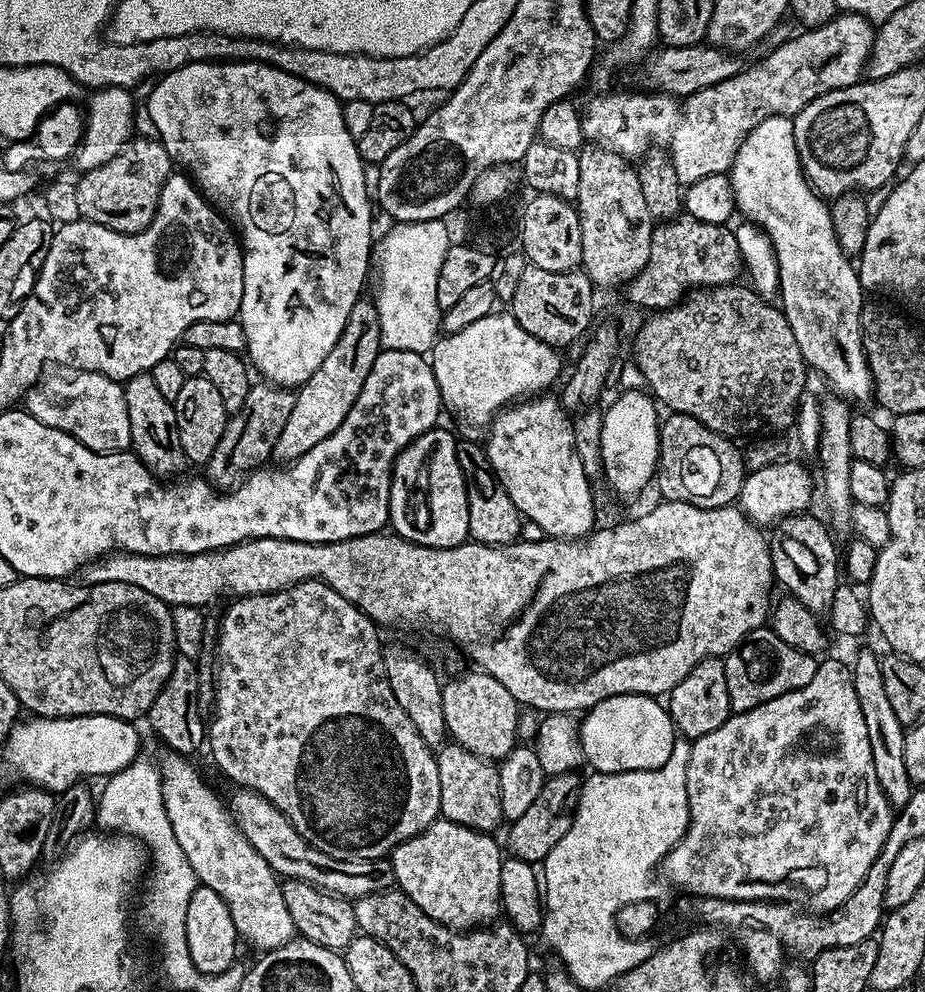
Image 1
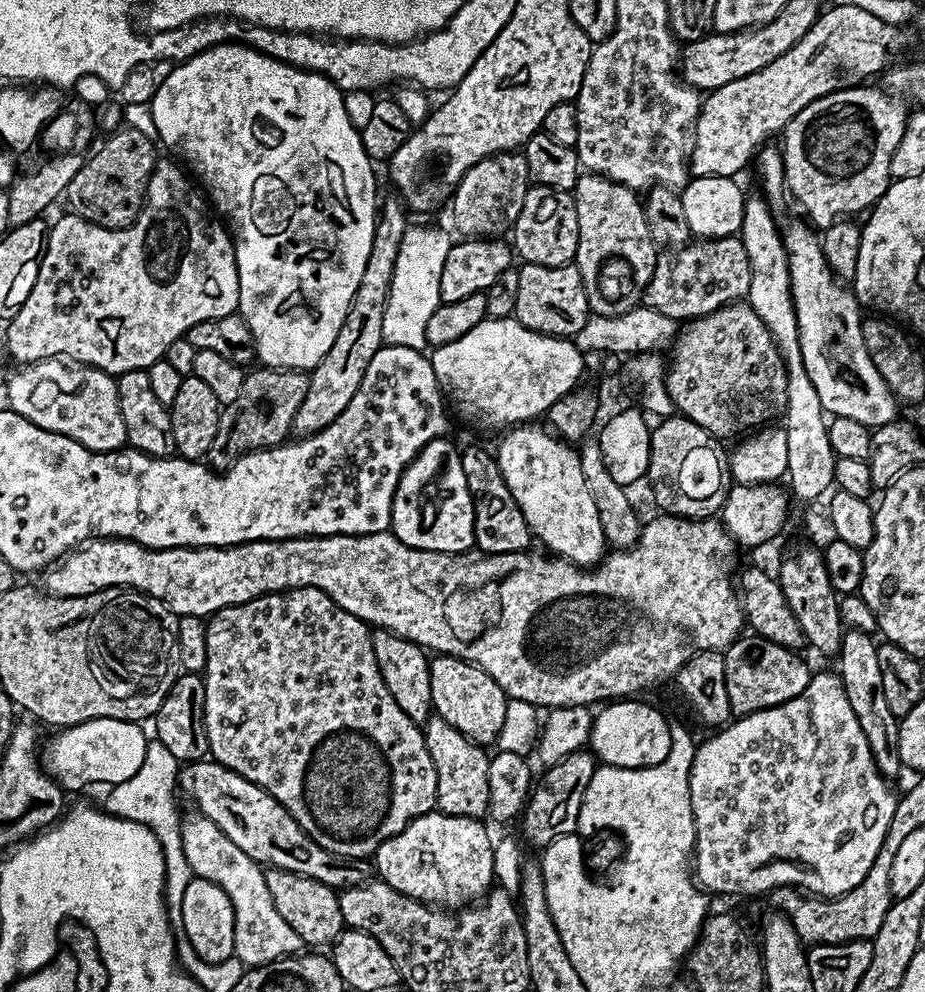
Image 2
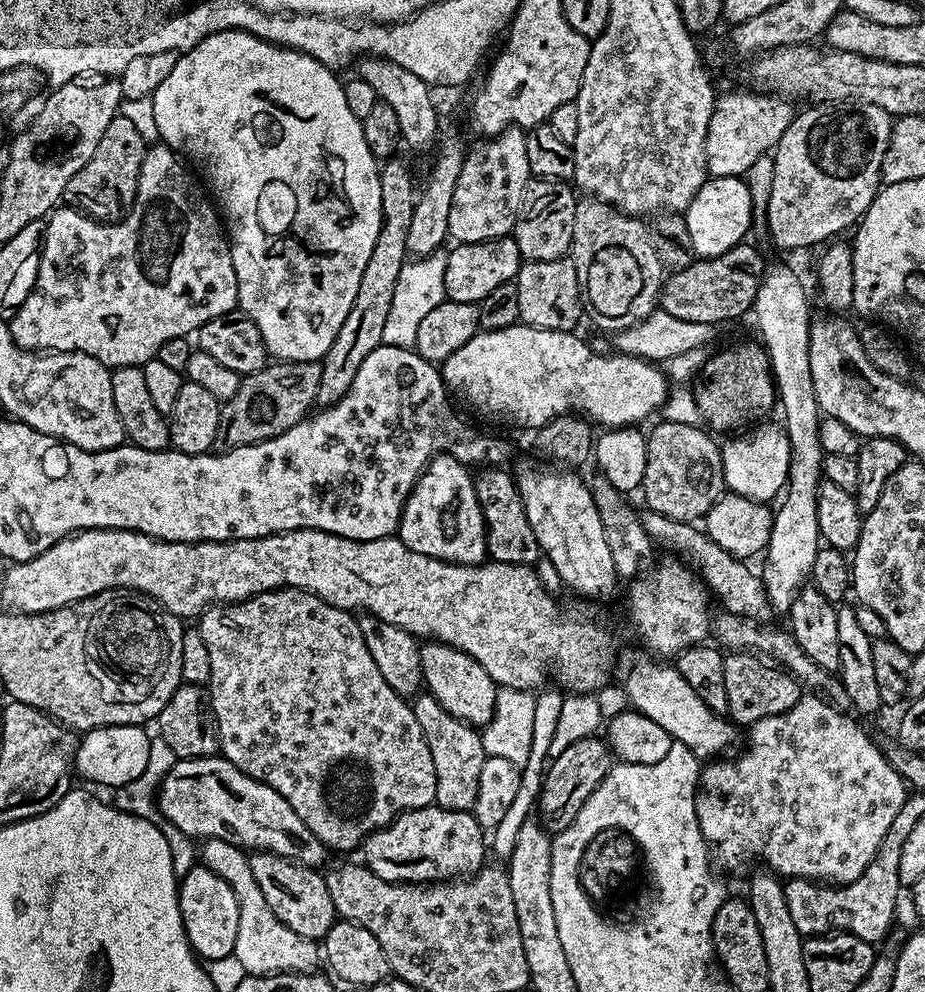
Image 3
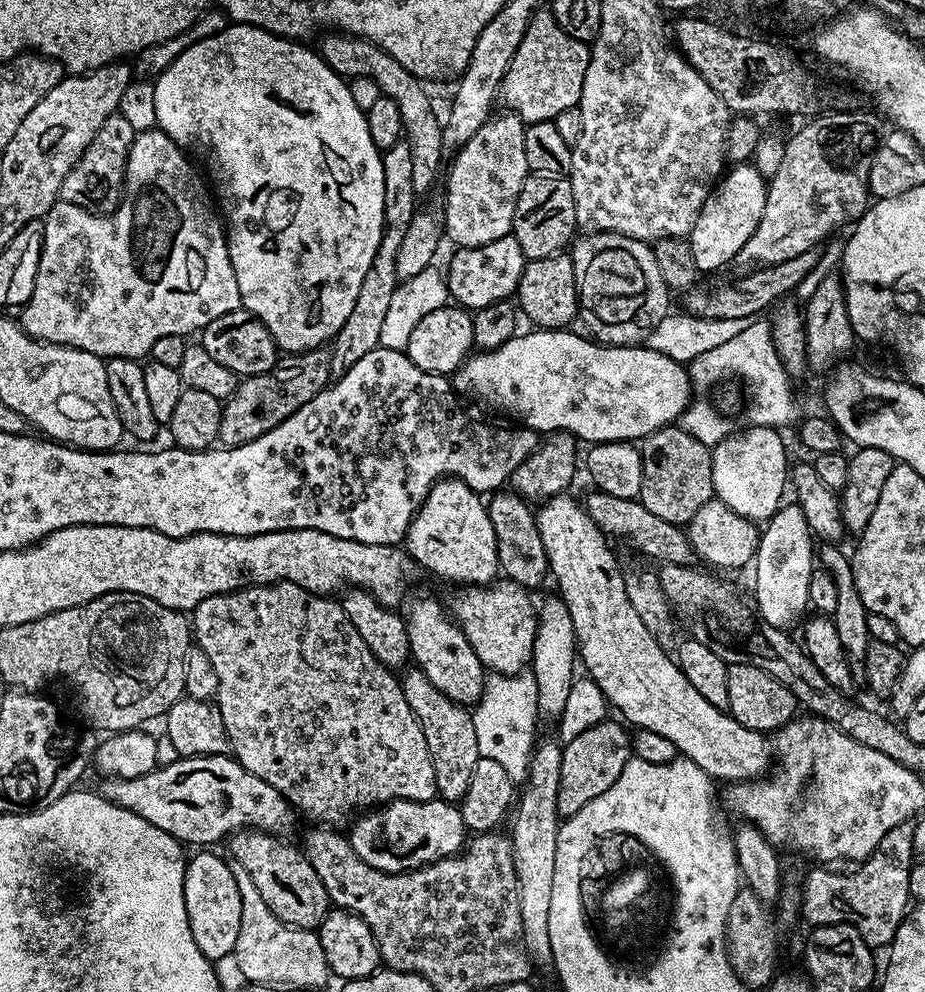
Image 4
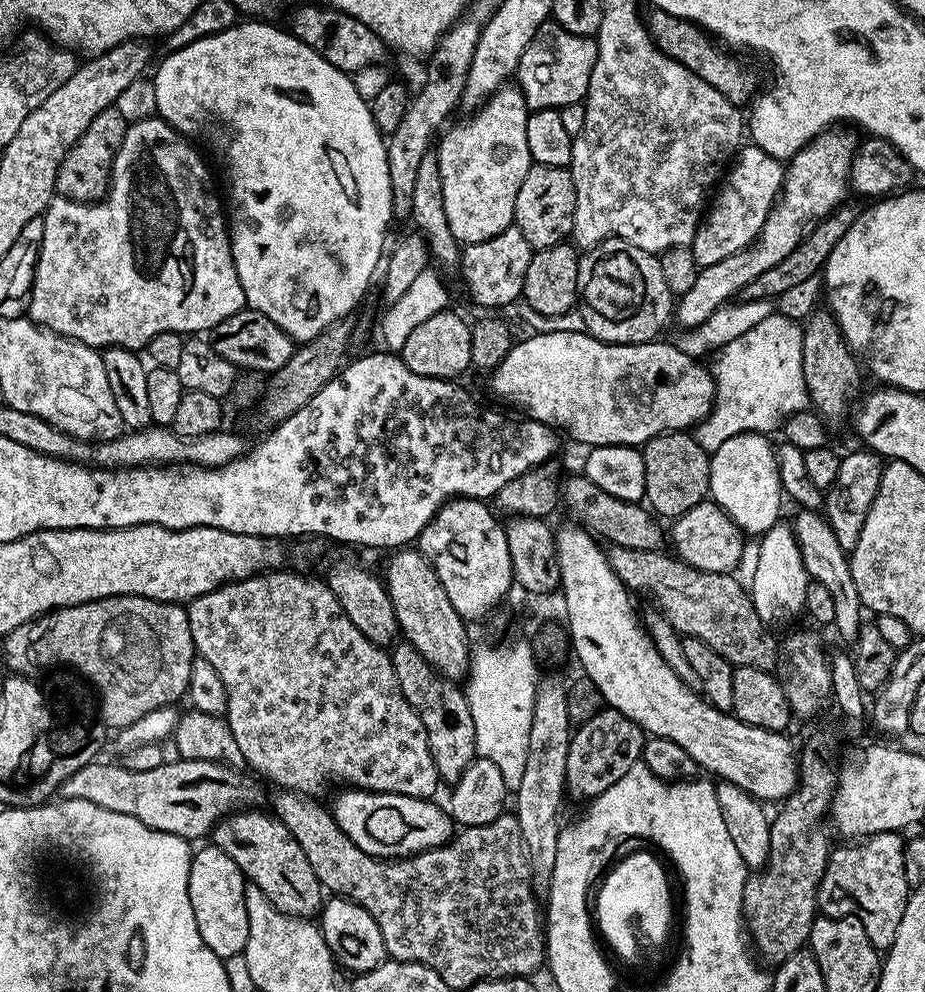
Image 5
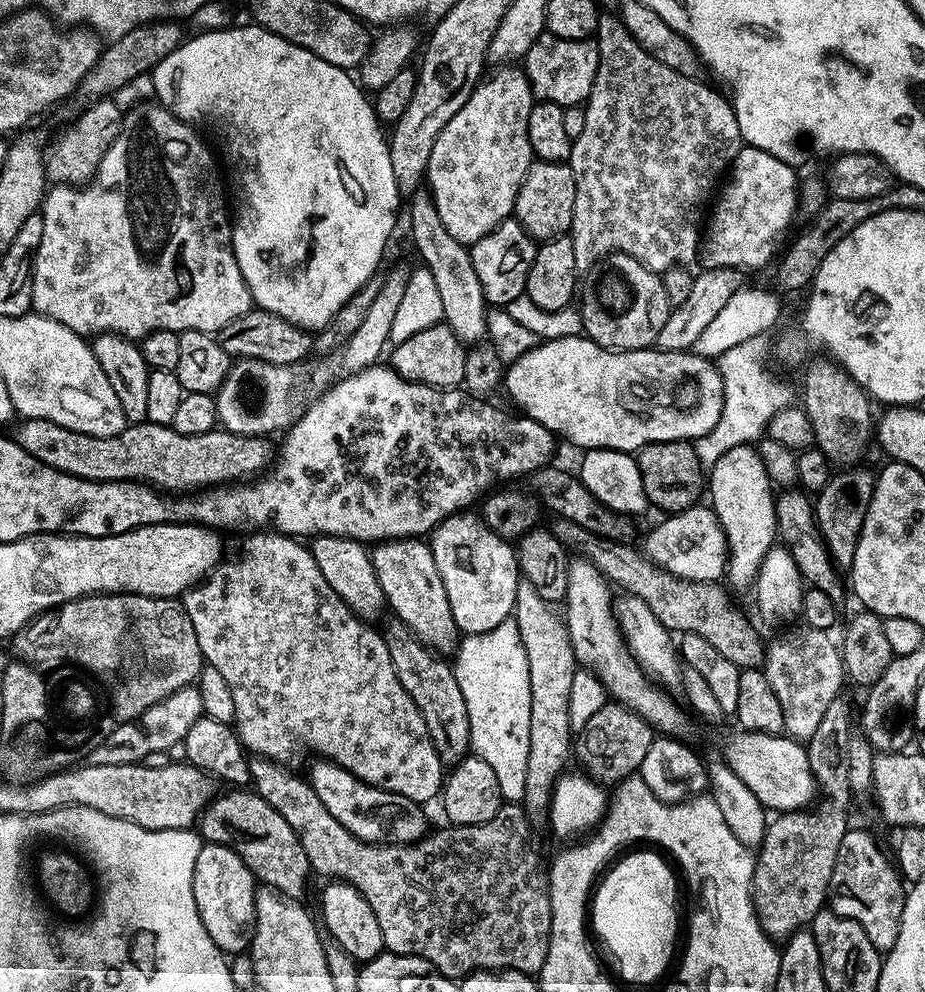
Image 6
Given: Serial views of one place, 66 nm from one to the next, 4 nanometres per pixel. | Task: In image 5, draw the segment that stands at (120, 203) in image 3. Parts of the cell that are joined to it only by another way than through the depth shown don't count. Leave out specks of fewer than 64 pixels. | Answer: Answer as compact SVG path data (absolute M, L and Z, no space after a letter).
M115 106L102 110L94 122L78 138L78 142L62 160L56 179L56 196L73 200L79 204L94 204L108 194L108 185L112 183L112 163L118 154L118 146L122 146L122 138L126 138L129 123Z

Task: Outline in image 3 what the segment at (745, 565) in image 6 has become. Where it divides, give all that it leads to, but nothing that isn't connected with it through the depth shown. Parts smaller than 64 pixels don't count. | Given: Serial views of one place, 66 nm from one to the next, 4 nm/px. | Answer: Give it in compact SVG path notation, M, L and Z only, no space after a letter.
M762 422L721 445L725 487L737 496L767 503L785 489L788 482L790 458L789 436L779 424Z

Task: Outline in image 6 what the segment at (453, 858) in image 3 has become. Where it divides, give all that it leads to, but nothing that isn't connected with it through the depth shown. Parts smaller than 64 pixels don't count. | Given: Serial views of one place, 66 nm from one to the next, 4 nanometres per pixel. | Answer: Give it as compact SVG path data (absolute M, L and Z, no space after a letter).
M323 758L313 759L313 764L306 771L308 785L322 798L322 806L367 844L415 844L423 840L430 825L424 817L425 809L415 804L410 798L402 798L402 794L387 792L381 788L362 782L350 770L338 766L332 760Z

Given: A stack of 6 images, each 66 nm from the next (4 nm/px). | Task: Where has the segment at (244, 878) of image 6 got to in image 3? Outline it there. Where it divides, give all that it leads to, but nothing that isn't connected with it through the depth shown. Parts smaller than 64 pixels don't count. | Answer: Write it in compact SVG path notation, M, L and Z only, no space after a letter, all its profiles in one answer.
M193 866L179 881L178 887L182 922L193 953L204 962L233 955L234 942L238 938L238 898L234 898L234 890L230 890L228 883L222 878L218 878L218 874L214 874L214 870L203 866Z

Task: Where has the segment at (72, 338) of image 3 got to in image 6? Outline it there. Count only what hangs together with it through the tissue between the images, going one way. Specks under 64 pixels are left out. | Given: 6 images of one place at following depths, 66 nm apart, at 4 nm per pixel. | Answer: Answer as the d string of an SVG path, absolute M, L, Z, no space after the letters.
M144 102L144 103L141 103L141 104L140 104L140 105L139 105L139 106L135 106L135 107L131 107L131 108L129 108L129 109L127 109L127 111L125 111L125 112L124 112L124 113L123 113L123 116L122 116L122 119L121 119L121 122L120 122L120 129L119 129L119 130L118 130L118 138L114 138L114 142L113 142L113 143L112 143L112 145L111 145L111 146L110 146L110 150L106 150L106 154L105 154L105 155L104 155L104 157L103 157L103 158L102 158L102 162L101 162L101 163L100 163L100 165L99 165L99 166L98 166L98 170L97 170L97 171L96 171L96 175L95 175L95 176L93 176L93 177L92 177L92 179L91 179L91 180L89 180L89 181L88 181L88 183L87 183L87 184L85 184L85 185L83 185L83 186L52 186L52 187L49 187L49 188L48 188L48 189L47 189L47 192L46 192L46 195L45 195L45 197L44 197L44 203L43 203L43 205L42 205L42 215L43 215L43 217L44 217L44 225L43 225L43 226L42 226L42 242L41 242L41 243L40 243L40 245L39 245L39 246L38 246L38 250L37 250L37 251L36 251L36 261L35 261L35 262L34 262L34 263L33 263L33 264L32 264L32 308L33 308L33 309L35 309L35 311L36 311L36 312L37 312L37 313L39 313L39 315L42 315L42 316L45 316L45 317L46 317L46 318L54 318L54 322L62 322L62 326L66 326L66 327L67 327L67 328L69 328L69 329L70 329L70 330L74 330L74 331L75 331L75 332L77 332L77 334L79 334L79 335L80 335L80 336L83 336L83 337L85 337L85 338L95 338L95 337L97 337L97 336L99 336L99 335L100 335L100 333L101 333L101 332L113 332L113 333L114 333L114 334L118 334L118 335L119 335L119 336L124 336L124 337L126 337L126 339L128 339L128 340L134 340L134 341L137 341L137 342L139 342L139 341L141 341L141 340L143 340L143 339L144 339L144 337L146 337L146 336L149 336L149 335L150 335L150 334L151 334L151 333L152 333L152 332L153 332L153 331L154 331L154 330L170 330L170 331L171 331L171 332L179 332L179 333L181 333L181 332L210 332L210 333L213 333L213 334L216 334L216 333L219 333L219 331L220 331L220 329L222 329L222 328L224 328L224 327L225 327L225 326L227 326L227 324L229 324L229 323L230 323L230 322L234 322L234 318L242 318L242 314L246 314L246 313L247 313L247 312L251 312L251 311L253 311L253 308L254 308L254 305L253 305L253 303L252 303L252 295L251 295L251 294L250 294L250 290L249 290L249 289L248 289L248 287L247 287L247 286L246 286L246 282L245 282L245 281L244 281L244 279L243 279L243 278L242 278L242 270L238 270L238 262L237 262L237 261L236 261L236 259L235 259L235 258L234 258L234 250L233 250L233 249L232 249L232 220L231 220L231 219L230 219L230 200L229 200L229 197L228 197L228 200L227 200L227 198L226 198L226 197L224 197L224 184L223 184L223 182L222 182L222 181L220 181L220 172L219 172L219 170L218 170L218 169L216 169L216 160L217 160L217 157L216 157L216 156L215 156L215 155L214 155L214 152L213 152L213 156L214 156L214 157L212 157L212 152L211 152L211 150L210 150L210 149L208 149L208 148L207 148L207 146L206 146L206 145L204 145L204 140L203 140L203 138L202 138L202 137L200 137L200 136L199 136L199 134L200 134L200 135L201 135L201 133L200 133L200 132L199 132L199 131L197 131L197 129L196 129L196 128L195 128L195 127L193 127L193 125L191 125L191 124L187 124L187 123L186 123L186 122L185 122L185 121L184 121L184 120L180 120L180 119L178 119L178 117L176 117L176 116L175 116L175 115L174 115L174 113L172 113L172 112L169 112L169 111L168 111L168 109L167 109L167 108L165 108L165 107L163 107L163 106L161 106L161 105L160 105L160 104L159 104L159 103L156 103L156 102Z

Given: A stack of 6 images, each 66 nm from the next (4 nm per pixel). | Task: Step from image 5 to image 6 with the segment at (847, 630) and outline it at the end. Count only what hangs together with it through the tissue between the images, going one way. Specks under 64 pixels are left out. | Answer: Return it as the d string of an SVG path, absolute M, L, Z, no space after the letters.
M784 490L775 497L776 502L776 535L779 543L788 549L798 566L801 577L811 587L822 590L831 600L840 602L846 596L846 584L840 581L841 573L832 562L832 555L816 525L816 509L809 493L803 490Z

